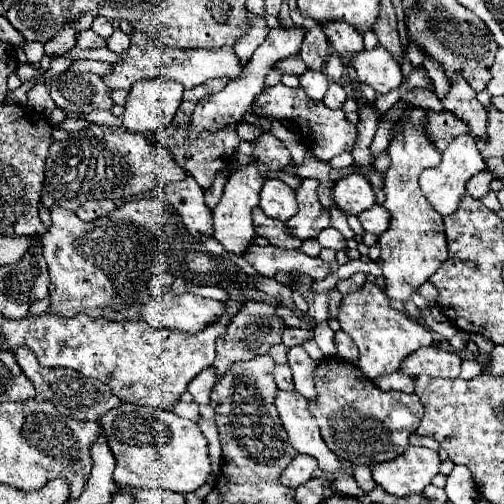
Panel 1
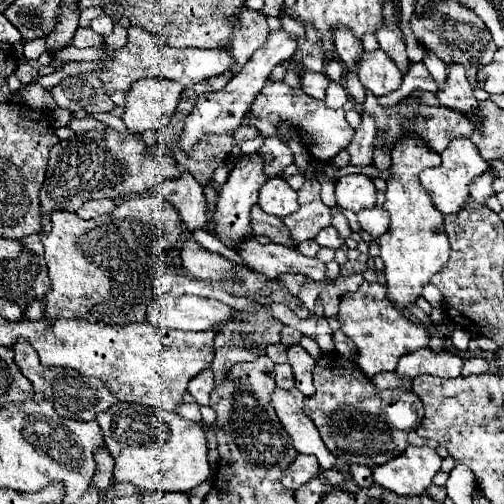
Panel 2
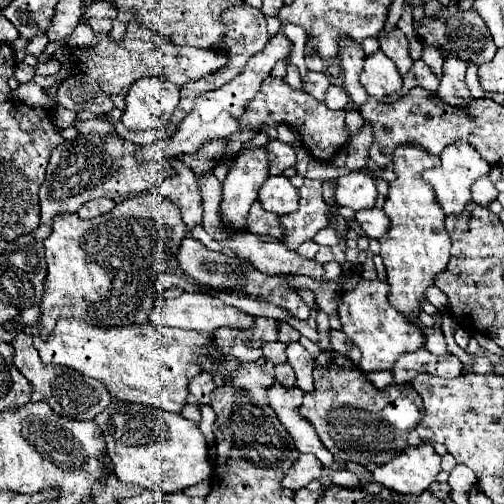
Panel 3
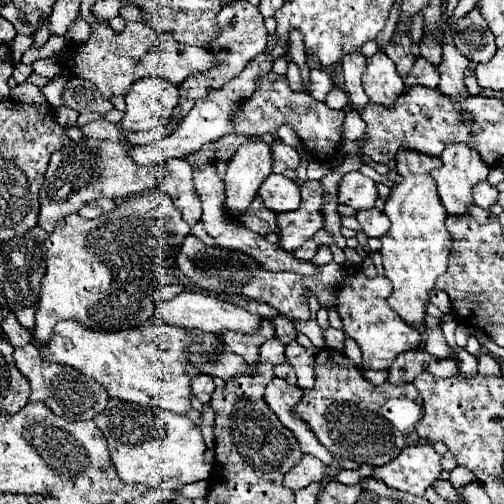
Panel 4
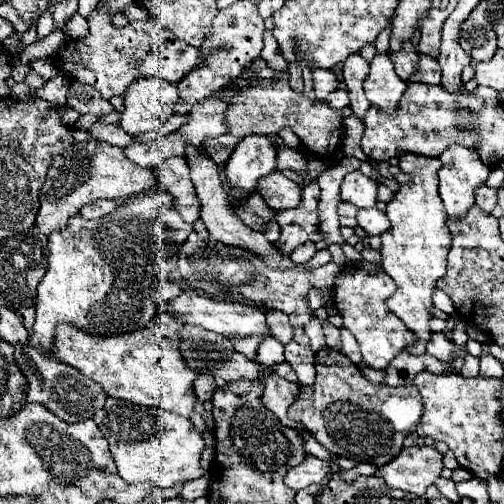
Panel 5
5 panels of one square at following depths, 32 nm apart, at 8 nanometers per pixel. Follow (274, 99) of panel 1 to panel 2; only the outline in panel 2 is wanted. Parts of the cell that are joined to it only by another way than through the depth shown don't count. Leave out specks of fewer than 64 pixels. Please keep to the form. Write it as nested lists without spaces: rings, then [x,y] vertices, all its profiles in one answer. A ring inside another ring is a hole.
[[[266,82],[266,96],[260,94],[252,102],[250,112],[244,118],[244,124],[252,124],[256,118],[268,120],[272,124],[290,122],[290,126],[302,134],[306,148],[316,156],[320,162],[330,162],[338,152],[346,150],[354,138],[354,128],[346,122],[344,110],[330,110],[324,102],[312,100],[302,90],[294,90],[284,82]]]

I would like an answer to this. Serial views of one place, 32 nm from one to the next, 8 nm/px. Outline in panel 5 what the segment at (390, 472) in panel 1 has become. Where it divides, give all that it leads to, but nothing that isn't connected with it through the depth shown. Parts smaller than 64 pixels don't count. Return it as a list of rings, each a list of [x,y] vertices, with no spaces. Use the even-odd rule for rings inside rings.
[[[410,446],[388,464],[380,466],[374,474],[382,478],[390,488],[424,496],[426,488],[442,472],[442,454],[430,446]]]

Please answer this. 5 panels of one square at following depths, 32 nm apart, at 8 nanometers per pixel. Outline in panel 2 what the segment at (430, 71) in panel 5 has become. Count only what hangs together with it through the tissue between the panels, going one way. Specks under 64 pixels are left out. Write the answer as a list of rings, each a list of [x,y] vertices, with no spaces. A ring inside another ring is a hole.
[[[412,64],[410,70],[404,74],[404,80],[402,80],[402,86],[396,90],[396,92],[390,92],[388,96],[382,96],[378,98],[378,104],[380,106],[394,106],[398,104],[400,100],[404,100],[410,92],[414,90],[428,90],[428,92],[436,92],[436,84],[432,80],[432,76],[428,74],[428,70],[424,68],[424,64]]]

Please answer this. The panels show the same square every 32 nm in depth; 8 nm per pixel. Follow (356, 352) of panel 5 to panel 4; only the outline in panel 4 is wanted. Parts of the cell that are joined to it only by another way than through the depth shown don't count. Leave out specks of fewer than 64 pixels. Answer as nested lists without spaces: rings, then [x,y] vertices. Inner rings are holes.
[[[346,336],[346,352],[344,352],[356,366],[360,366],[360,360],[362,360],[362,352],[360,352],[360,348],[358,348],[358,344],[350,338],[350,336]]]

